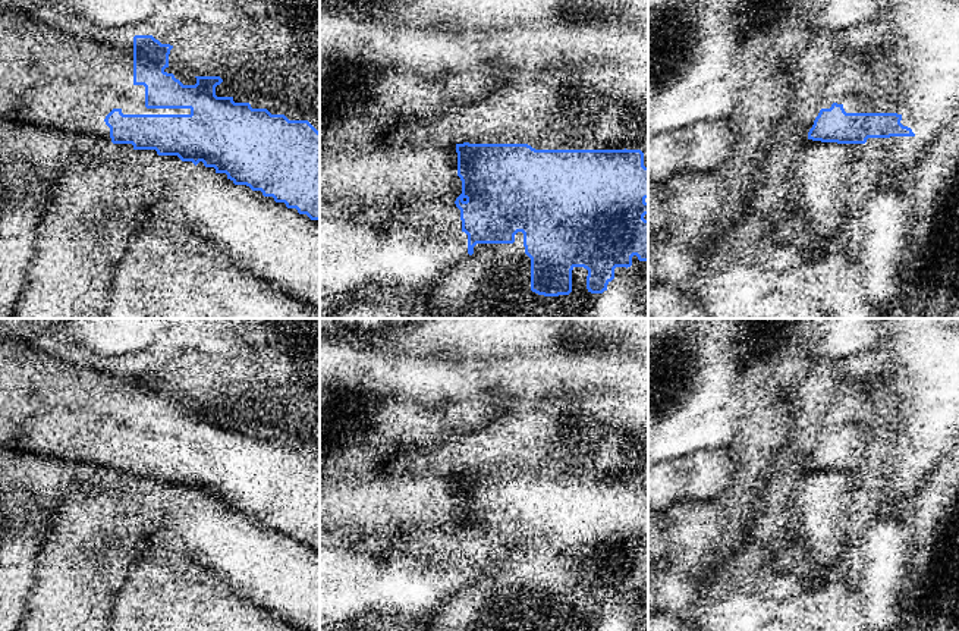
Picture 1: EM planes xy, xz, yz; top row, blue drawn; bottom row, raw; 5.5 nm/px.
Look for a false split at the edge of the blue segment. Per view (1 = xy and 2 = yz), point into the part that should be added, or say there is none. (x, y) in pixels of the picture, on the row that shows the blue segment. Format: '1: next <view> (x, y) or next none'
1: next none
2: next none

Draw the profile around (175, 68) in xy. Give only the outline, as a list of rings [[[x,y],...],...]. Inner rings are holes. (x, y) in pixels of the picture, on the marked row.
[[[169,54],[169,66],[164,69],[167,73],[173,73],[183,85],[195,85],[196,78],[192,76],[172,54]]]

